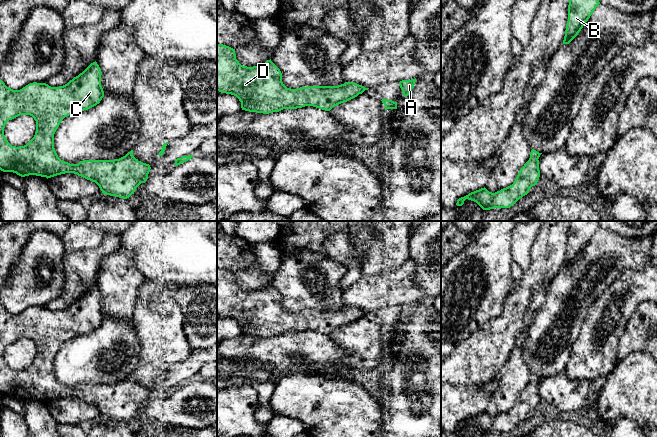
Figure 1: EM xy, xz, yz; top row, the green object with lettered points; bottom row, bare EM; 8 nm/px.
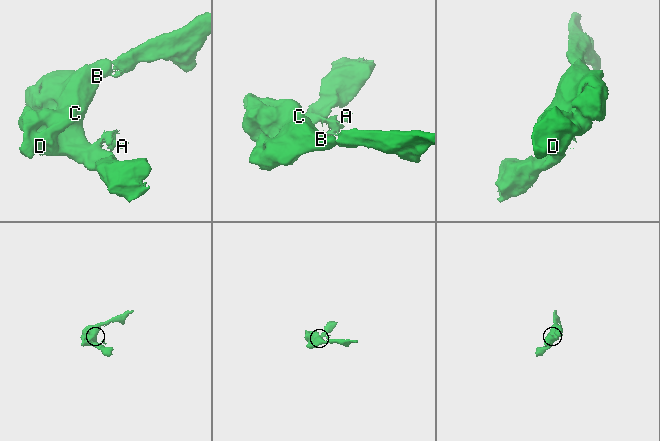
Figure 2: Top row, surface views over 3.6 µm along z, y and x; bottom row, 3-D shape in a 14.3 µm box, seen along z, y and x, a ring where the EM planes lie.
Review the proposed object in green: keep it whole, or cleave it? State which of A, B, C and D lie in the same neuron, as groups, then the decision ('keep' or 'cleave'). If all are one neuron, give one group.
groups A / B C D; cleave

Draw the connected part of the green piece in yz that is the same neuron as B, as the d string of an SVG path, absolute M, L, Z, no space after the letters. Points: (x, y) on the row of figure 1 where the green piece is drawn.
M569 0L563 44L569 44L578 35L599 4L599 0Z

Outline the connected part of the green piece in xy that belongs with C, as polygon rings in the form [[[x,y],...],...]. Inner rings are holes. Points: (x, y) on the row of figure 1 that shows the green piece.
[[[95,61],[67,84],[59,87],[33,82],[20,90],[13,90],[0,79],[0,170],[16,173],[21,177],[36,175],[47,179],[74,173],[95,182],[105,195],[127,199],[134,194],[136,188],[148,179],[151,169],[149,164],[137,161],[134,156],[126,155],[114,160],[83,160],[78,164],[70,164],[61,160],[54,148],[54,134],[61,121],[69,115],[96,106],[104,97],[101,75],[101,69]],[[20,115],[30,115],[34,118],[36,132],[26,145],[16,147],[6,139],[4,128],[9,120]]]

